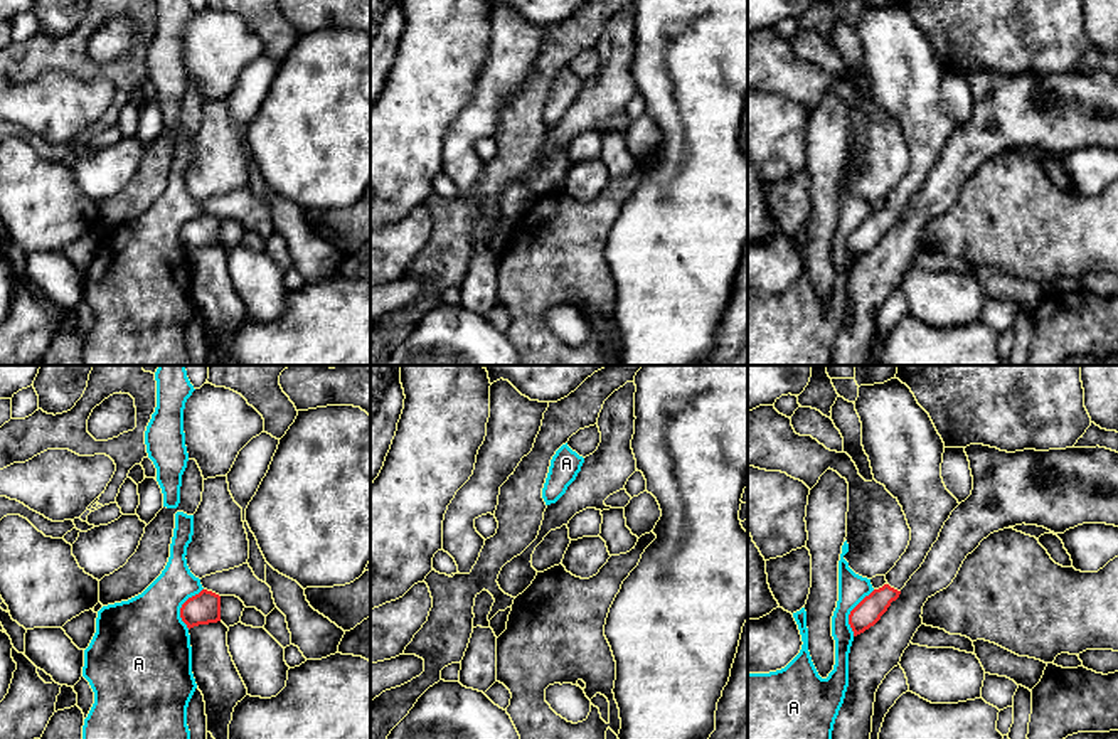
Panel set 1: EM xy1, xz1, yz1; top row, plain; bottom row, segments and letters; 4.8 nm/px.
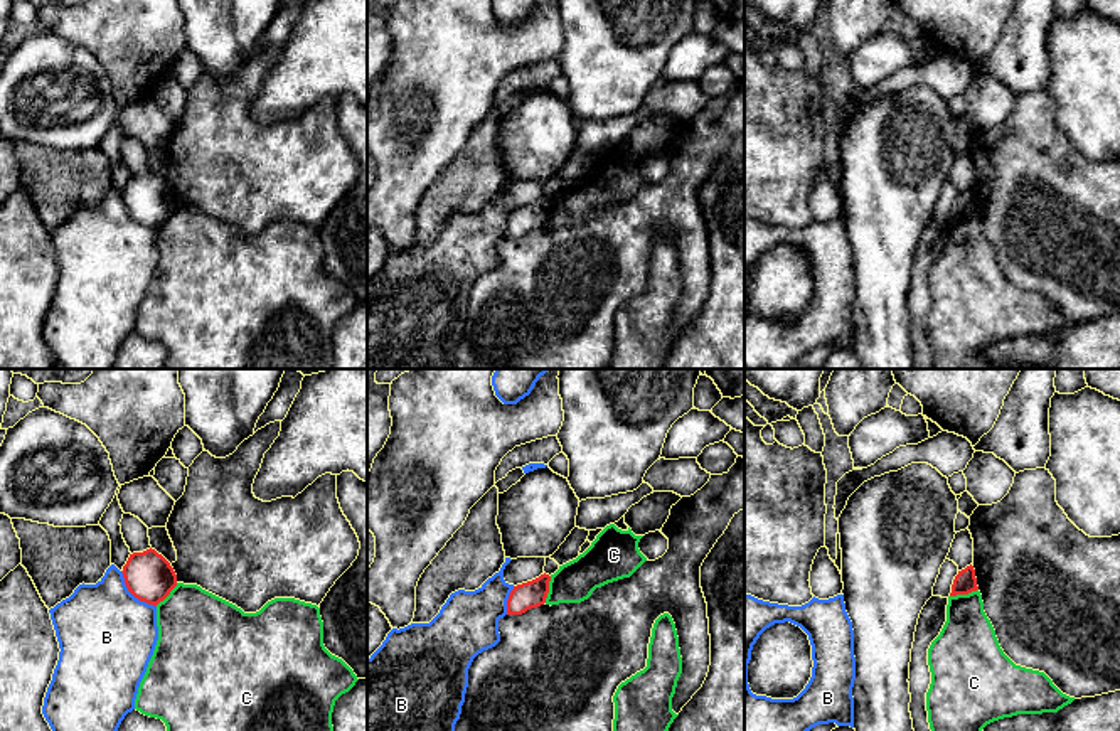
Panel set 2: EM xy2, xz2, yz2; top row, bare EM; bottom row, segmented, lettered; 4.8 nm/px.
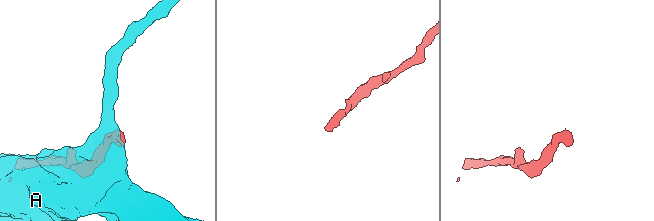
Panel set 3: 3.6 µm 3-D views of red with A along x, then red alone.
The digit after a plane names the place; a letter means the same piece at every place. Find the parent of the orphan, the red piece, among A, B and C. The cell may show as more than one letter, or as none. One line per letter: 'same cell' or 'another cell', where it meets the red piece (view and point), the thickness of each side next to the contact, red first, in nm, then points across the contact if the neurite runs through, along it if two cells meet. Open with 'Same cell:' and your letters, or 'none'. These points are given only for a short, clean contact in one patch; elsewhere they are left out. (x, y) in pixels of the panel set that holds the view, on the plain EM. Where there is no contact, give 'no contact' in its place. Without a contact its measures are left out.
Same cell: none
A: another cell | yz1 (851, 234) | 120/140 nm
B: another cell | xy2 (133, 218) | 240/460 nm
C: another cell | yz2 (964, 216) | 110/280 nm | along yz2 (977, 211), (950, 219)

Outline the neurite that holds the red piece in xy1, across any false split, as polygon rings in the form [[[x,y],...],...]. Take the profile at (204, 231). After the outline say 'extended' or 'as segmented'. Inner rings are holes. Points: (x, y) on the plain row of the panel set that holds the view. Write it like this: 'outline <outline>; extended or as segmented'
outline [[[202,212],[182,227],[180,241],[189,253],[199,247],[221,244],[221,219]]]; as segmented

